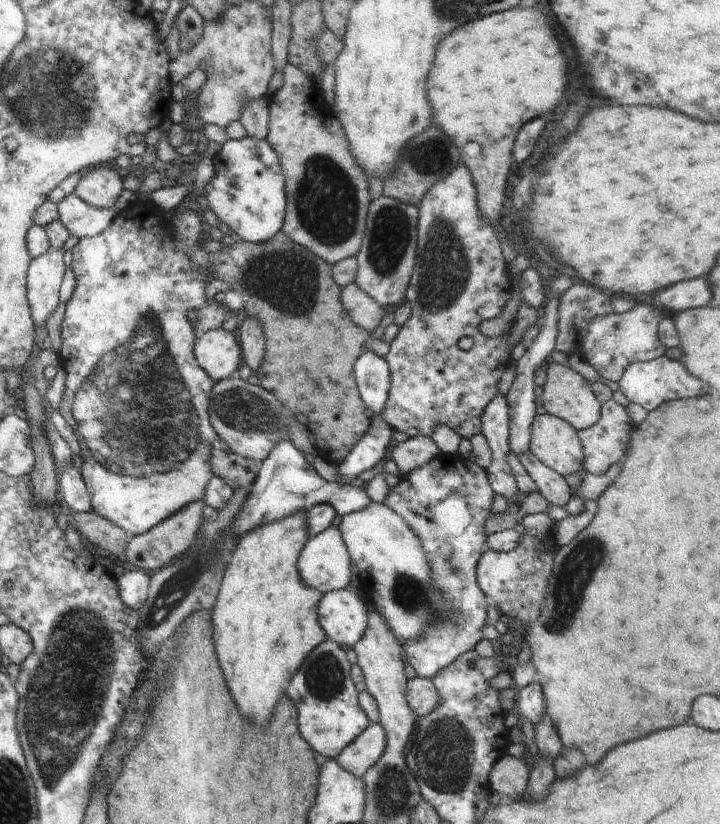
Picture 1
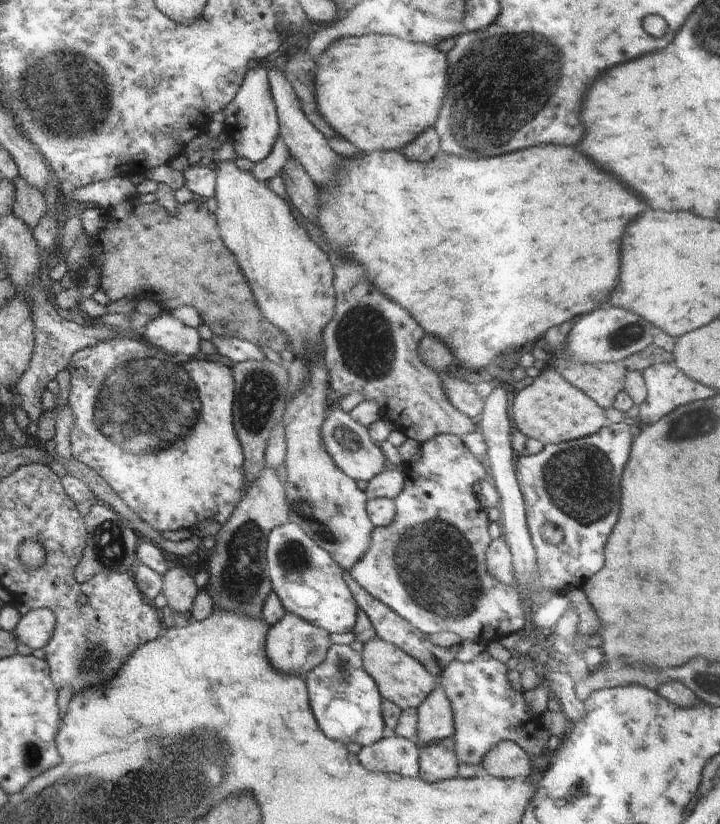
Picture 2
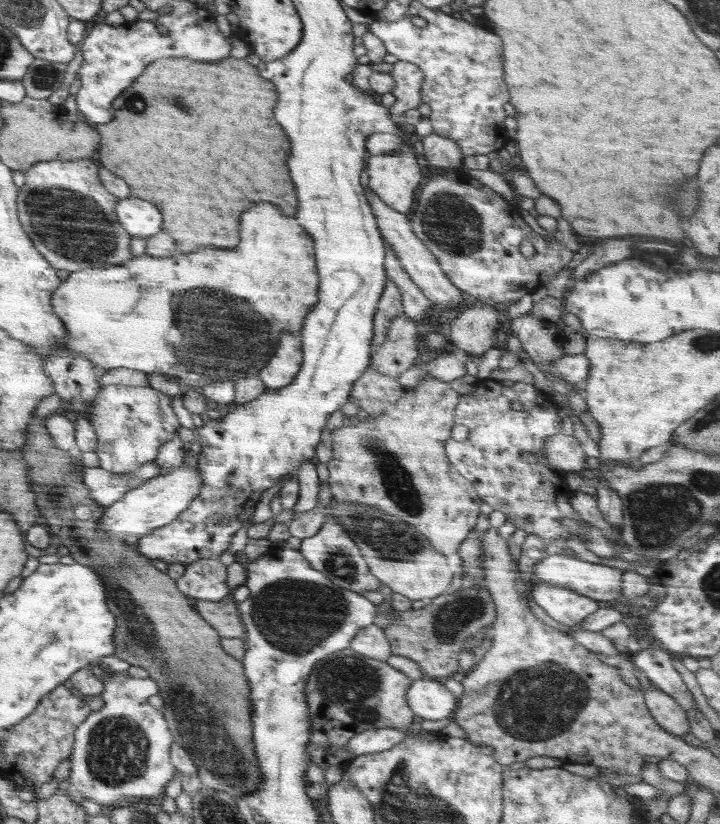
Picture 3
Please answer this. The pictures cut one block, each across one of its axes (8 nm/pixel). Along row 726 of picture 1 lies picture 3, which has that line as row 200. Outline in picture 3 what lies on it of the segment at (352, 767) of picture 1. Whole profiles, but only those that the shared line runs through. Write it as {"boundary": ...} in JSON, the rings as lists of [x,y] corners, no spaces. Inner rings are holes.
{"boundary":[[[368,187],[365,189],[365,197],[370,205],[376,224],[379,228],[385,244],[393,250],[398,257],[402,268],[408,273],[408,276],[420,287],[420,290],[430,299],[434,305],[444,308],[444,310],[461,310],[462,292],[450,282],[446,273],[441,269],[439,260],[426,248],[426,245],[413,233],[409,215],[402,214],[390,208],[382,199]]]}

